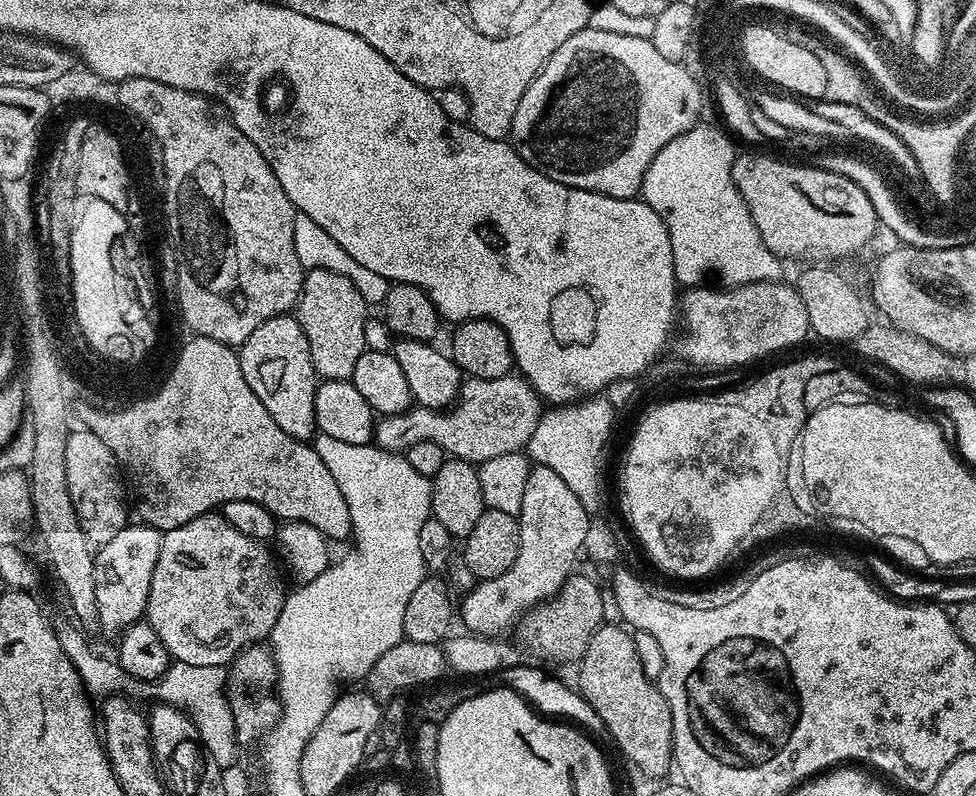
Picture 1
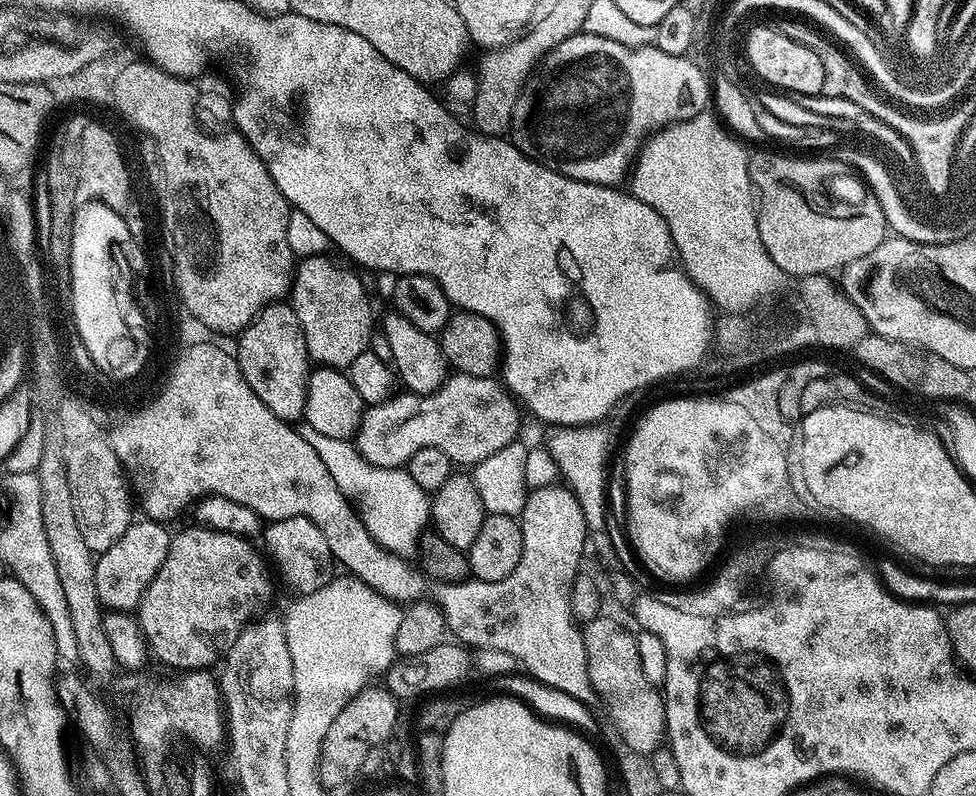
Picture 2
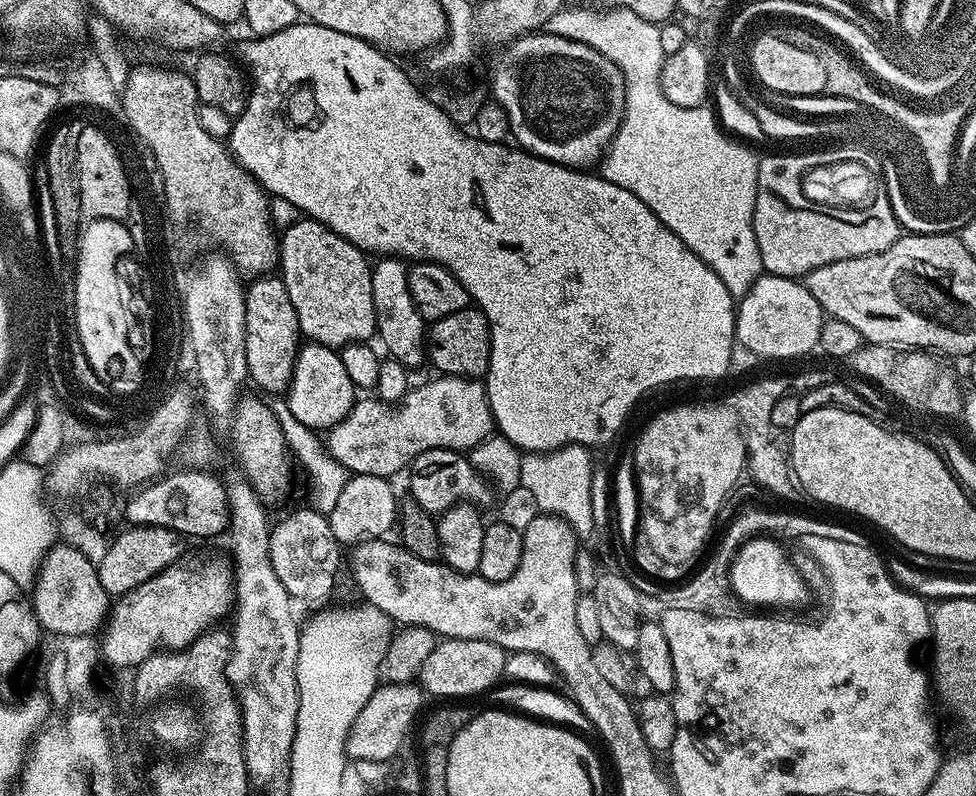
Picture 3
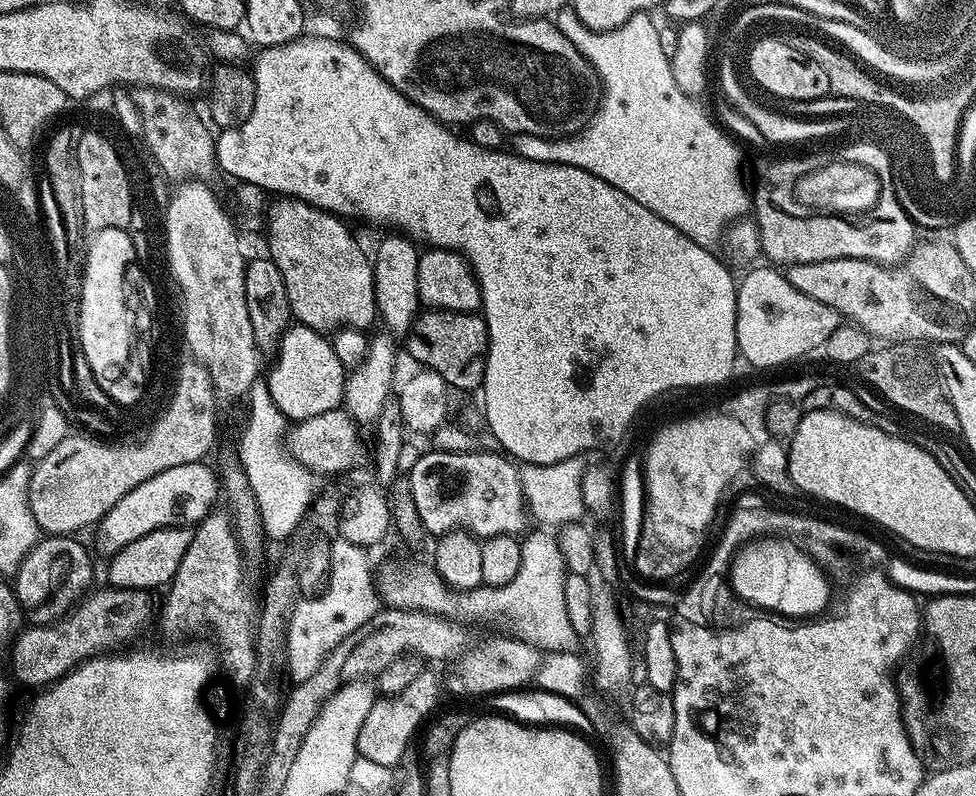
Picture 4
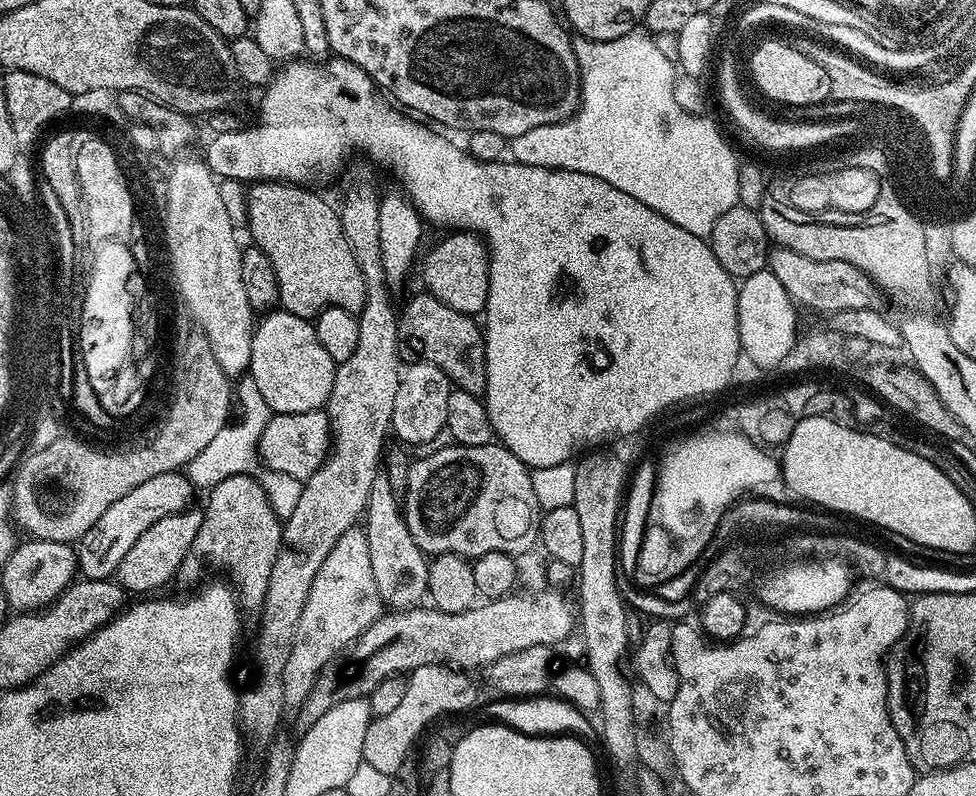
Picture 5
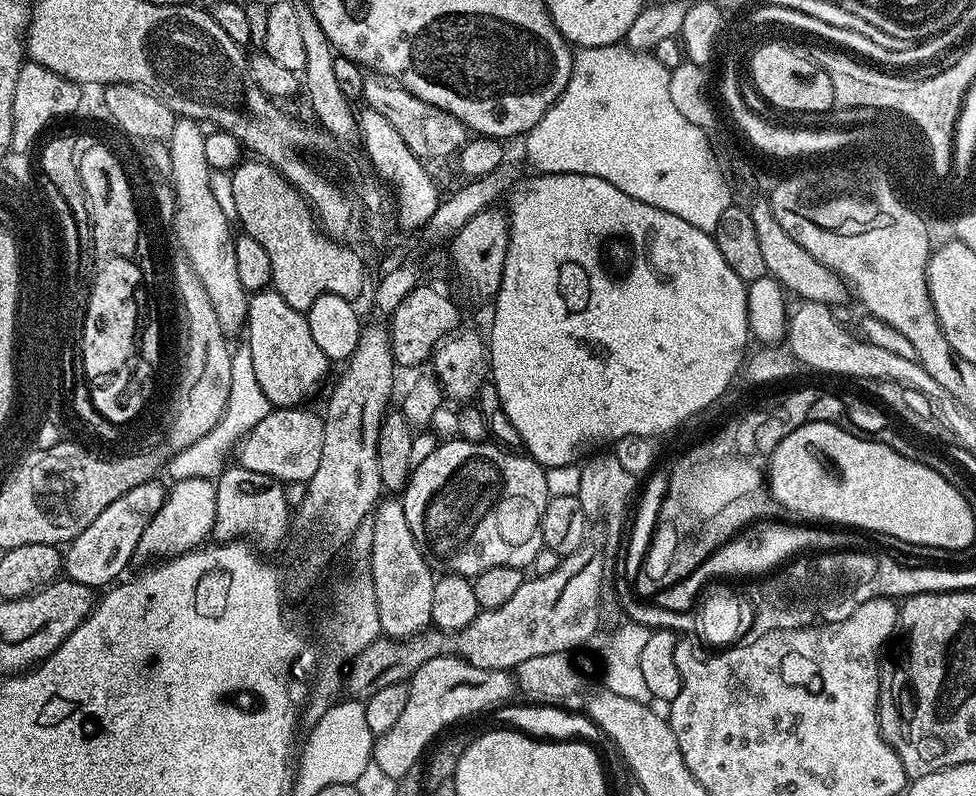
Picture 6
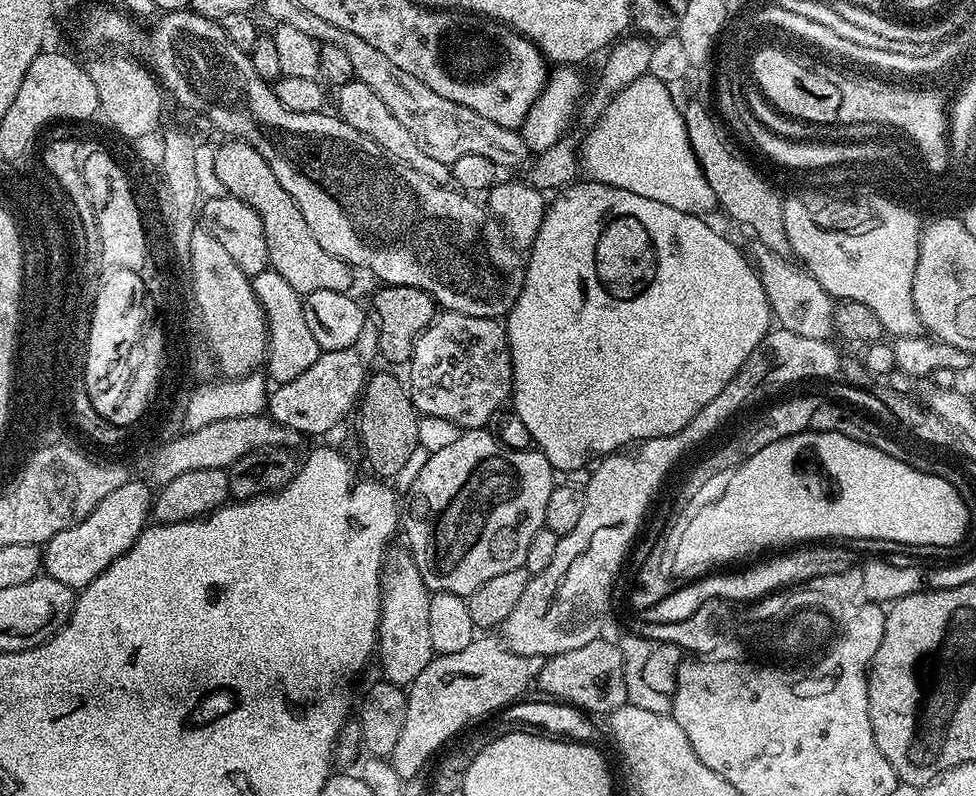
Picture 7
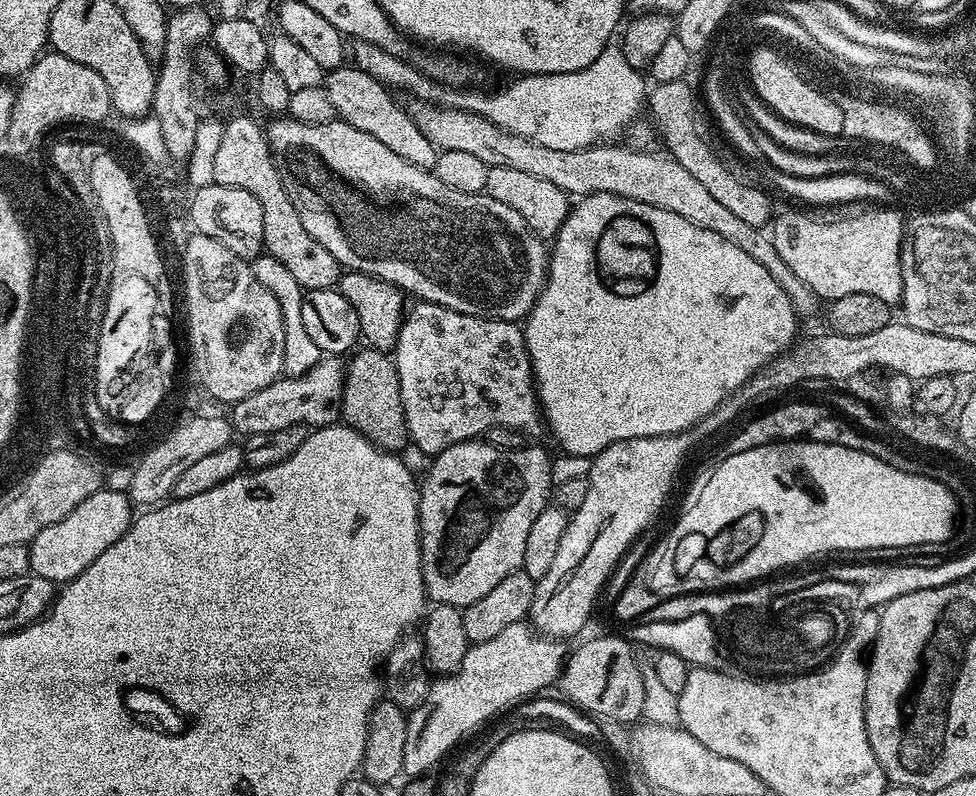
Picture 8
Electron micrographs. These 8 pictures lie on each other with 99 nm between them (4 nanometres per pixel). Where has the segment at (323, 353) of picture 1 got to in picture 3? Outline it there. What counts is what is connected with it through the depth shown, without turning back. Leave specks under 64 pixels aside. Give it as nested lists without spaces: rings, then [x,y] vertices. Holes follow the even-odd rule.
[[[301,218],[289,228],[283,229],[279,242],[278,272],[286,286],[286,294],[290,294],[294,314],[298,314],[301,337],[307,338],[313,344],[337,350],[345,348],[348,344],[371,341],[377,335],[377,331],[372,293],[372,264],[369,257],[346,238],[334,234],[334,230],[311,218]]]

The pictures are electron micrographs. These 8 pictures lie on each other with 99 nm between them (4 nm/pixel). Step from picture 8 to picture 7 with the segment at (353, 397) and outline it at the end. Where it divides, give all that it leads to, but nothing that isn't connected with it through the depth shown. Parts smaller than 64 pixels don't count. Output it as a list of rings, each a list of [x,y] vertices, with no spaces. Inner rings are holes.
[[[373,371],[362,391],[360,410],[360,444],[372,463],[377,477],[394,478],[409,460],[414,448],[422,444],[420,423],[422,417],[412,404],[409,389],[392,372]]]

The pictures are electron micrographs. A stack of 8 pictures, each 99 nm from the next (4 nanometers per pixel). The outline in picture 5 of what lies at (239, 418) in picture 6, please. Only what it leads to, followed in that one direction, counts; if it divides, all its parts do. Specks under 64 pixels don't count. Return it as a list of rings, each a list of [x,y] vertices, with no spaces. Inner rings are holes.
[[[250,374],[239,379],[236,388],[236,398],[242,402],[242,418],[235,424],[230,422],[218,432],[217,437],[209,443],[197,458],[189,462],[186,475],[193,487],[197,489],[209,489],[218,482],[222,482],[226,477],[249,475],[252,466],[258,462],[258,451],[262,430],[271,419],[271,408],[266,406],[265,399],[259,393],[257,384]]]

